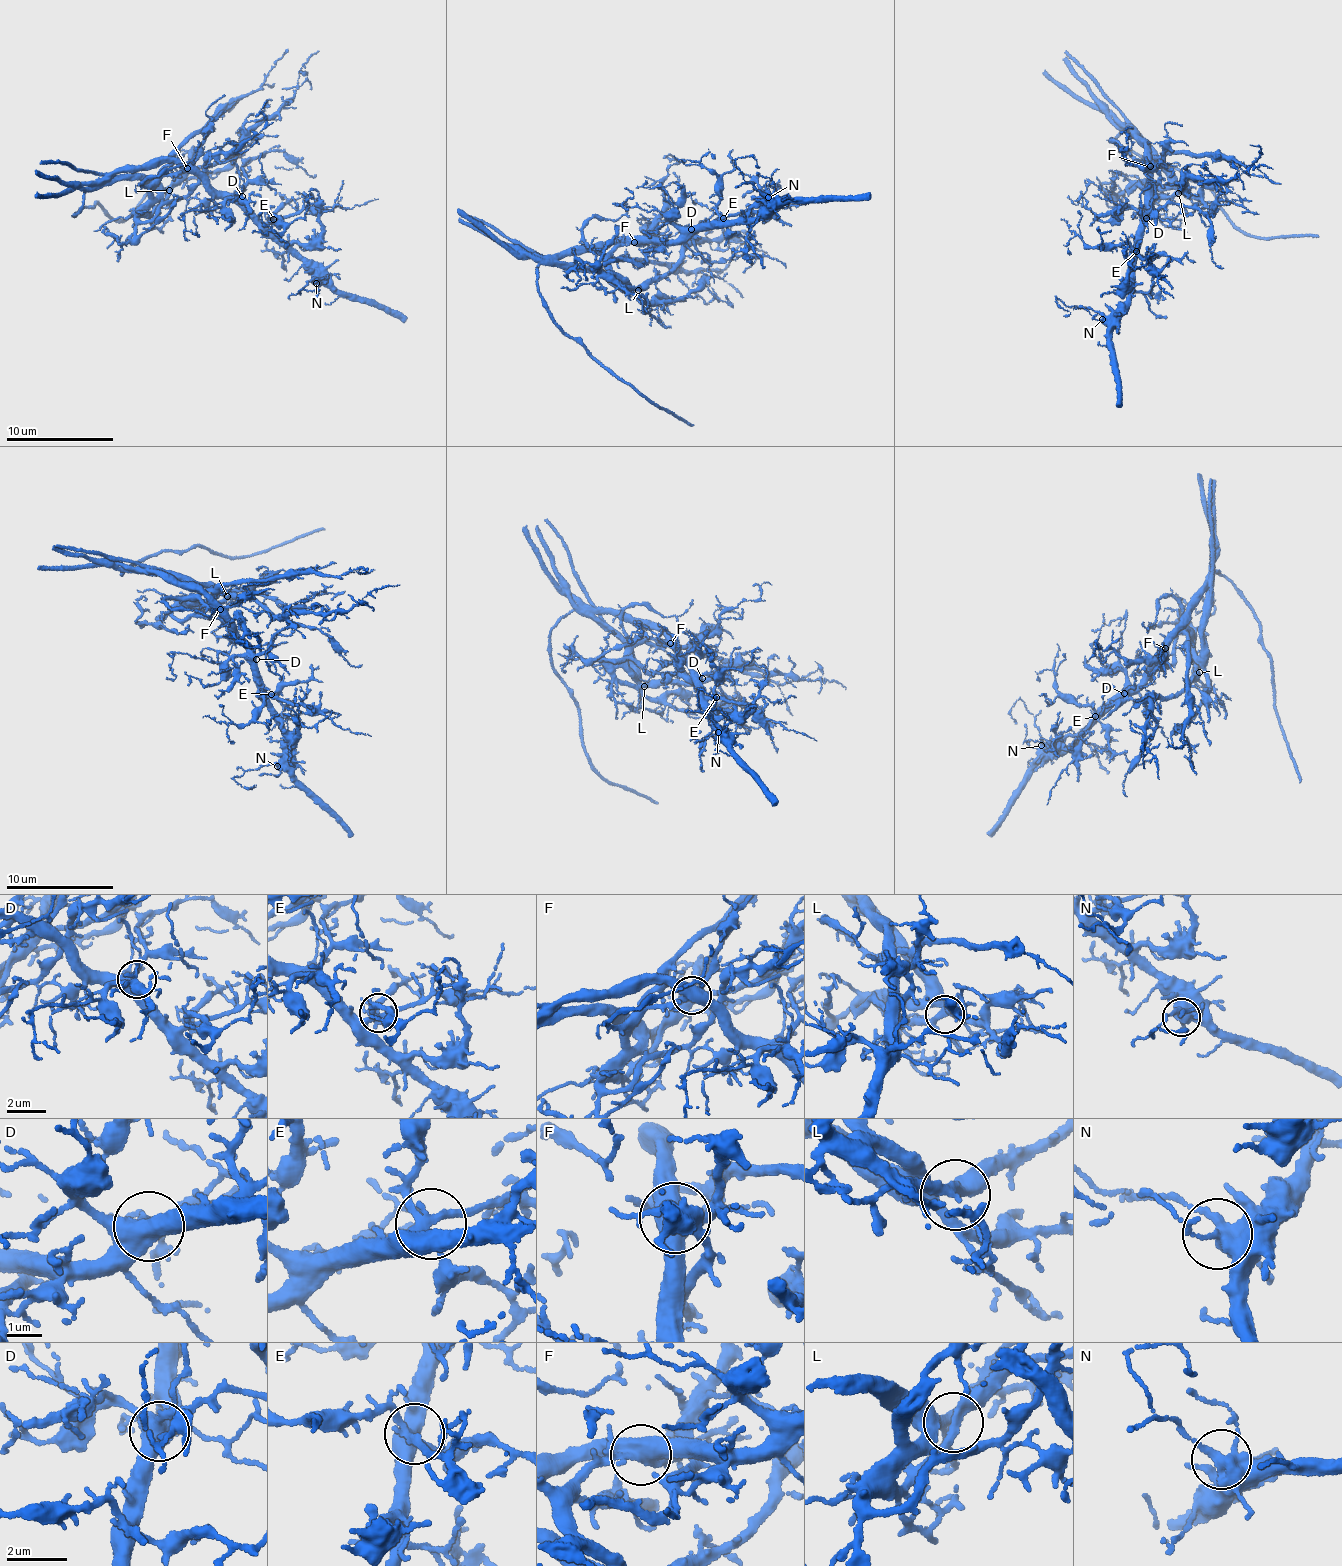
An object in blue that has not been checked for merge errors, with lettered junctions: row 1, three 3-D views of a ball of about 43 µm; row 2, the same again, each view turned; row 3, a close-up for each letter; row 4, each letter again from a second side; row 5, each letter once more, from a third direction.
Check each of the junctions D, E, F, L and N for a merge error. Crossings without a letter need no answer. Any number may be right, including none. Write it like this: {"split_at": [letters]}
{"split_at": ["F"]}

